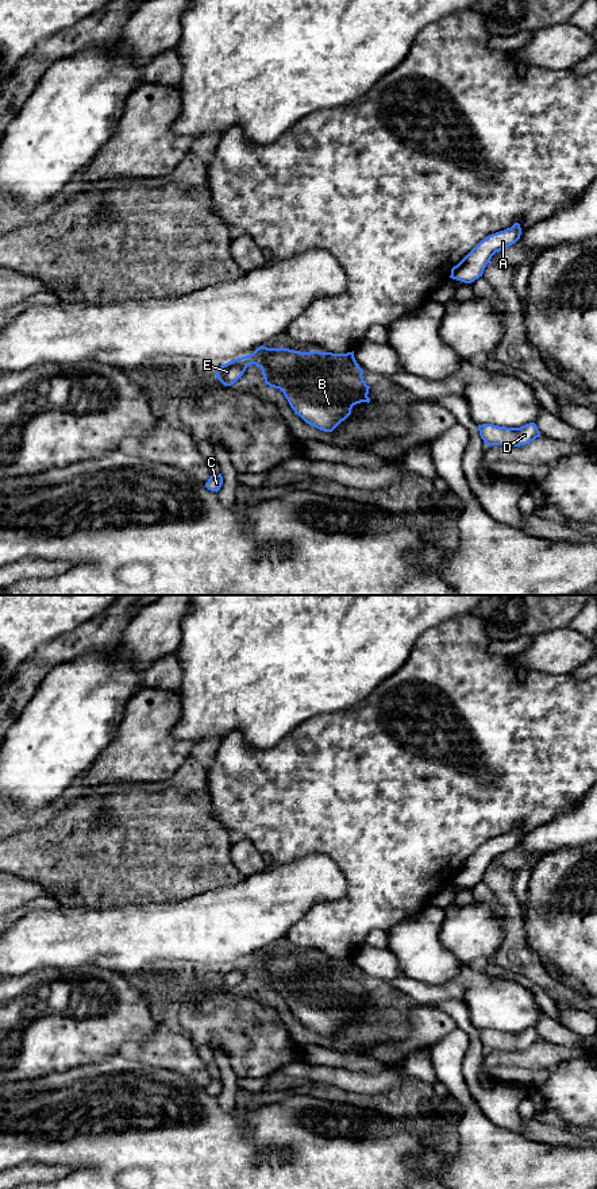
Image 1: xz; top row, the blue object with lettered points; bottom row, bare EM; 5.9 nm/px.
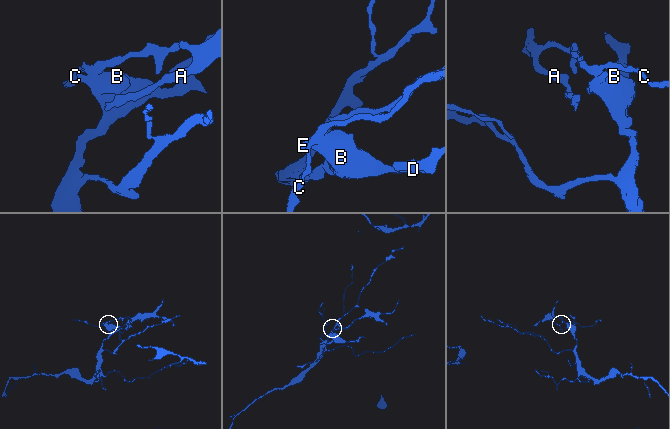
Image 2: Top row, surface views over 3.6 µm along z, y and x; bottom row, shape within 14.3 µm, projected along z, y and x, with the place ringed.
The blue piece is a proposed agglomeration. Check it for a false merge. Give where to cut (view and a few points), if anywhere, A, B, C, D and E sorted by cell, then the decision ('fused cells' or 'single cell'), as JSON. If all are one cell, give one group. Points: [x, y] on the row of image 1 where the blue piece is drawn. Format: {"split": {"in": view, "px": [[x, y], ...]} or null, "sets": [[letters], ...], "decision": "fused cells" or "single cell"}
{"split": {"in": "xz", "px": [[274, 348], [262, 358], [253, 352]]}, "sets": [["A", "C"], ["B", "D", "E"]], "decision": "fused cells"}

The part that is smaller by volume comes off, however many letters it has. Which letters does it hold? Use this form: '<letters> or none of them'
A, C

